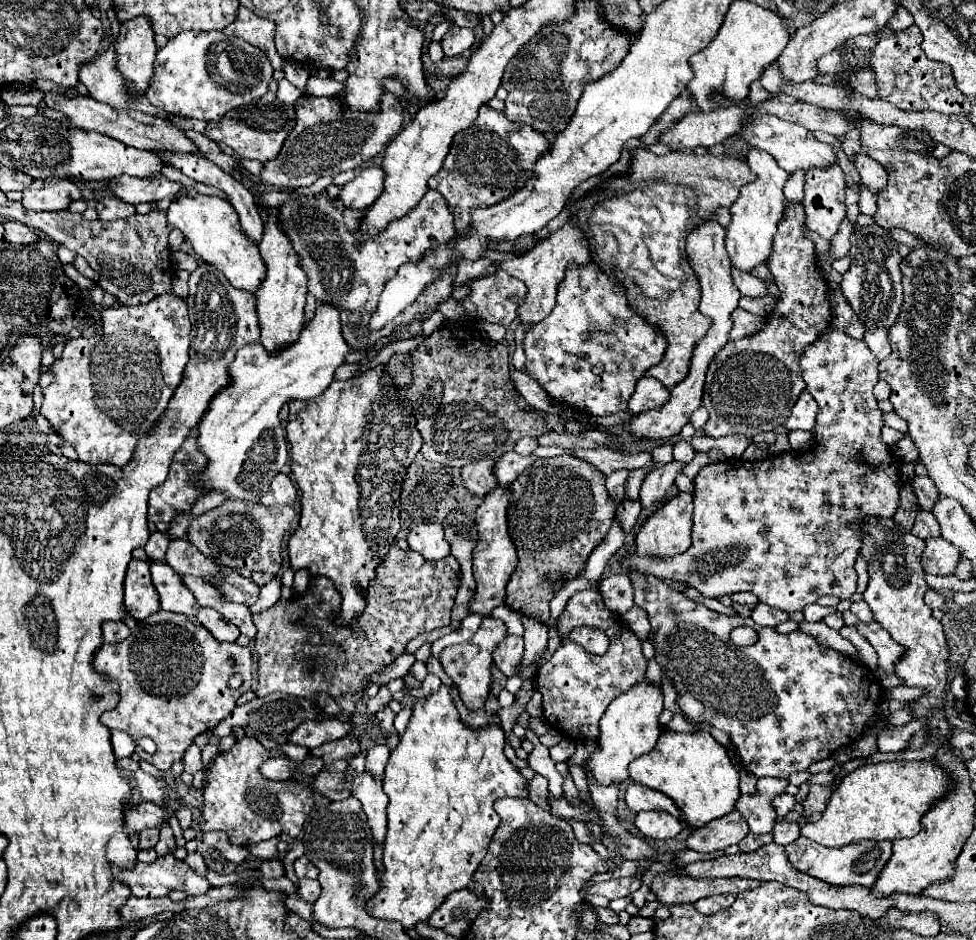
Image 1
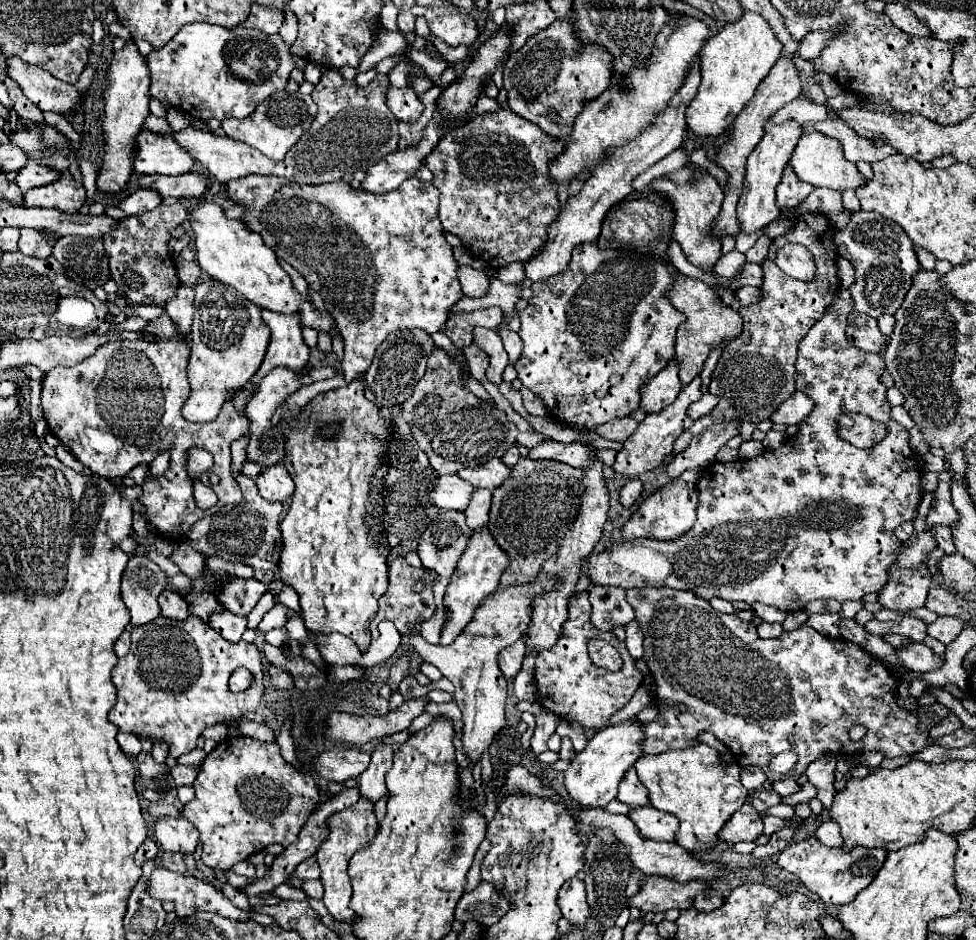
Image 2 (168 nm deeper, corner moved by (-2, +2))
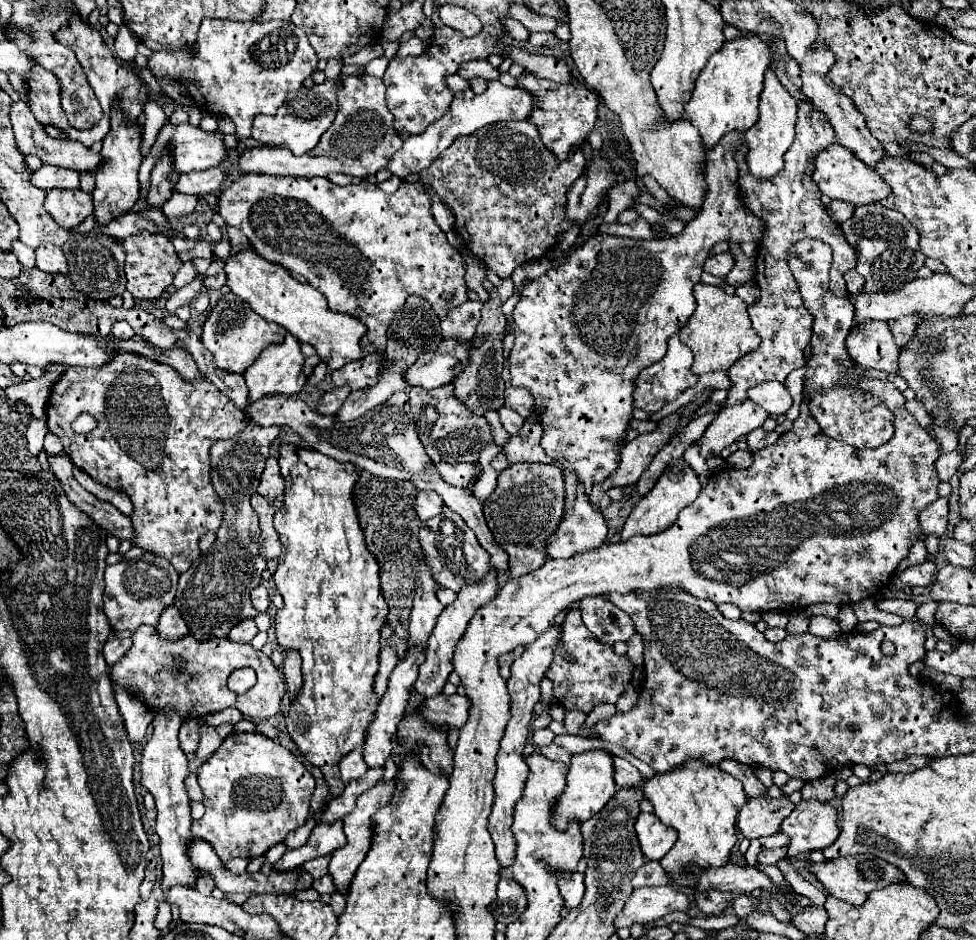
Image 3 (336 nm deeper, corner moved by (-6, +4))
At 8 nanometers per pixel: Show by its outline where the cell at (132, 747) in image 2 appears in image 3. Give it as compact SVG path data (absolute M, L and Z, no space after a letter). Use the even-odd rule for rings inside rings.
M113 685L113 689L115 689L115 701L119 707L119 713L123 715L123 721L125 721L125 731L129 741L141 743L145 739L147 727L153 721L153 713L139 699L133 699L133 695L123 687Z

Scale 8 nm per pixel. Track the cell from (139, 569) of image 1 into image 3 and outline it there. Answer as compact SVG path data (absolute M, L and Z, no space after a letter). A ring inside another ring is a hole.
M145 553L133 561L121 559L105 569L105 593L103 593L103 613L115 631L127 629L135 631L139 625L157 625L157 619L165 607L173 605L177 591L179 573L167 559Z

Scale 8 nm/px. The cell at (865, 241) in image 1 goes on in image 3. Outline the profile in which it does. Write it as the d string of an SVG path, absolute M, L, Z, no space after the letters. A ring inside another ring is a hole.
M863 205L853 211L853 217L841 225L845 239L857 251L857 273L865 277L865 293L895 291L915 279L919 267L923 267L925 255L919 249L917 229L897 211L883 205Z

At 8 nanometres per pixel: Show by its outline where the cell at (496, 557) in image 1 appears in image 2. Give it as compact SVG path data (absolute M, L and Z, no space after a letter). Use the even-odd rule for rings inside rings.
M477 527L469 539L469 545L465 549L465 553L461 555L457 569L451 577L451 583L447 585L447 593L445 593L445 605L451 611L451 617L447 621L447 625L441 631L441 645L449 645L453 643L453 639L463 631L463 627L473 619L473 611L477 609L477 605L481 601L485 601L485 597L489 597L489 593L497 591L499 587L499 579L501 573L505 571L509 563L509 557L505 557L505 551L493 541L493 535L489 533L489 527Z

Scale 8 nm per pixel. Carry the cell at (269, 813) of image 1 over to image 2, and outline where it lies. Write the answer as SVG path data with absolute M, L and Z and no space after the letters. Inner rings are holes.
M227 737L221 741L205 757L193 787L195 799L183 807L183 817L187 817L197 827L199 839L203 843L201 861L213 869L231 869L235 863L245 861L271 843L281 843L283 847L291 845L297 841L301 827L319 801L317 785L311 773L299 773L293 765L289 765L281 757L277 743L261 743L251 737Z

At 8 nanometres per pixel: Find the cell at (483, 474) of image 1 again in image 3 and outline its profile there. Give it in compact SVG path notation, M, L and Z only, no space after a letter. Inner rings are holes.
M419 491L415 497L415 509L421 521L427 521L441 513L443 499L435 491Z

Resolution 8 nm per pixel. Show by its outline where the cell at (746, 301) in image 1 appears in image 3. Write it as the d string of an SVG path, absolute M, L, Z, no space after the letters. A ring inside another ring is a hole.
M751 279L751 281L743 283L741 287L737 287L737 295L739 295L747 305L751 305L751 303L755 303L755 301L759 299L759 287L757 287L757 283Z

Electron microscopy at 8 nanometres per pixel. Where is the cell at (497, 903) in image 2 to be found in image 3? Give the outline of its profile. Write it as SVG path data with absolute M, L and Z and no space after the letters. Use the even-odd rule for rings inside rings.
M501 877L499 889L497 889L497 899L489 907L493 917L503 923L513 923L521 917L525 907L527 907L525 889L515 879Z

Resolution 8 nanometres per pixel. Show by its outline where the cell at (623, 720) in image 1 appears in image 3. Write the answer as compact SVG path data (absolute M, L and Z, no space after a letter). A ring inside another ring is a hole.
M587 751L573 755L571 765L567 769L567 785L561 793L557 807L553 809L553 823L557 831L565 831L569 823L585 823L597 811L605 807L605 803L613 797L615 781L613 781L613 757L607 751Z

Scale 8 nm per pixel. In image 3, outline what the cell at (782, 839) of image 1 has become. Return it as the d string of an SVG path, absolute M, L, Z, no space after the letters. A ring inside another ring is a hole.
M765 849L757 855L757 861L759 863L765 863L765 865L775 865L779 859L783 859L787 855L787 849Z

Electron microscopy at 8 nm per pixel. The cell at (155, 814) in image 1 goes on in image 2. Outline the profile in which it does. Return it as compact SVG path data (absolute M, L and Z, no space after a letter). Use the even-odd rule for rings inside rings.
M161 817L155 821L153 835L159 841L159 847L163 851L195 851L195 845L199 843L197 829L185 819L185 817Z

